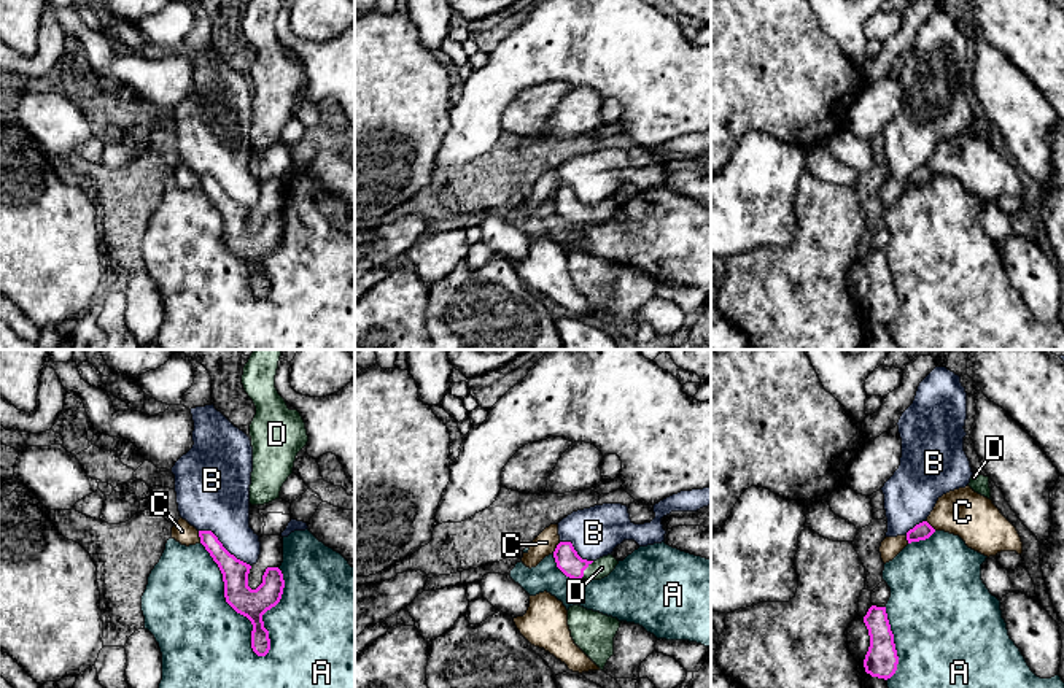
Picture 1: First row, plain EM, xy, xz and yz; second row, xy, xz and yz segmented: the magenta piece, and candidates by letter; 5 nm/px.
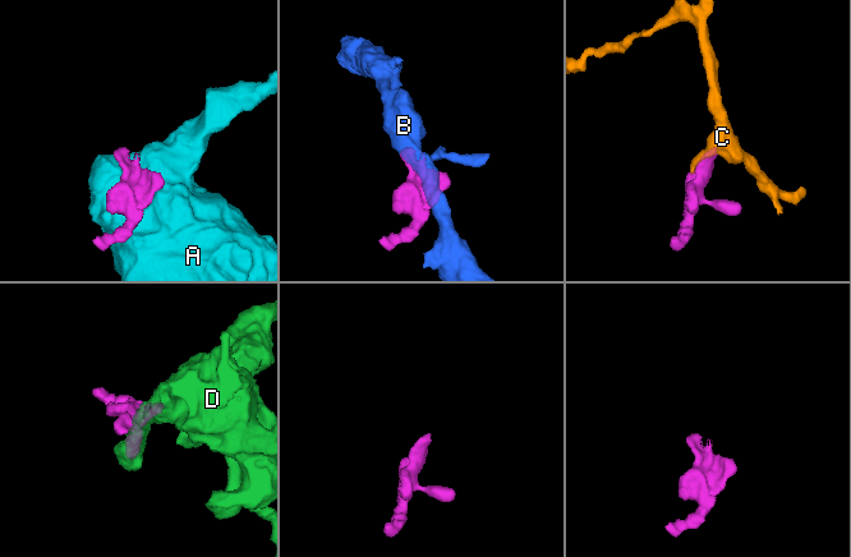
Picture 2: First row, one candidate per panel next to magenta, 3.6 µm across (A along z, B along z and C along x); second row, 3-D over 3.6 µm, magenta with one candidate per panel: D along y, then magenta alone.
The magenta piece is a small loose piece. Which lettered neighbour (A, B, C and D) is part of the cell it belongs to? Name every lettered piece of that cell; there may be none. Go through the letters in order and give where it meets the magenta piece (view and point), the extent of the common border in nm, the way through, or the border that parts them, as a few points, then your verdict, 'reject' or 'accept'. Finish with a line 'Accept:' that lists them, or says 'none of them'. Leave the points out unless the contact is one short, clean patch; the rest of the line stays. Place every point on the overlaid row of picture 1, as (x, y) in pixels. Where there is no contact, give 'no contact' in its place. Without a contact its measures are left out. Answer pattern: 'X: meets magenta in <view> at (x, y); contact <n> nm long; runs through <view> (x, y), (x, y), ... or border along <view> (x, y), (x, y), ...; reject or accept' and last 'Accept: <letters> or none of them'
A: meets magenta in xy at (229, 604); contact 650 nm long; reject
B: meets magenta in xy at (223, 547); contact 320 nm long; reject
C: meets magenta in xy at (199, 536); contact 70 nm long; border along xy (198, 531), (201, 542); reject
D: meets magenta in xz at (584, 569); contact 120 nm long; runs through xz (568, 561), (574, 568), (584, 569), (601, 568); accept
Accept: D

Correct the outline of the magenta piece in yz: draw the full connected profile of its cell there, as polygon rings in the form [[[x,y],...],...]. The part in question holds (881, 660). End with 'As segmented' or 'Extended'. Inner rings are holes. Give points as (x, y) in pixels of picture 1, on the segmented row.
[[[872,605],[864,616],[864,623],[870,636],[870,647],[864,659],[865,672],[887,680],[897,671],[899,656],[886,607]]]. As segmented

